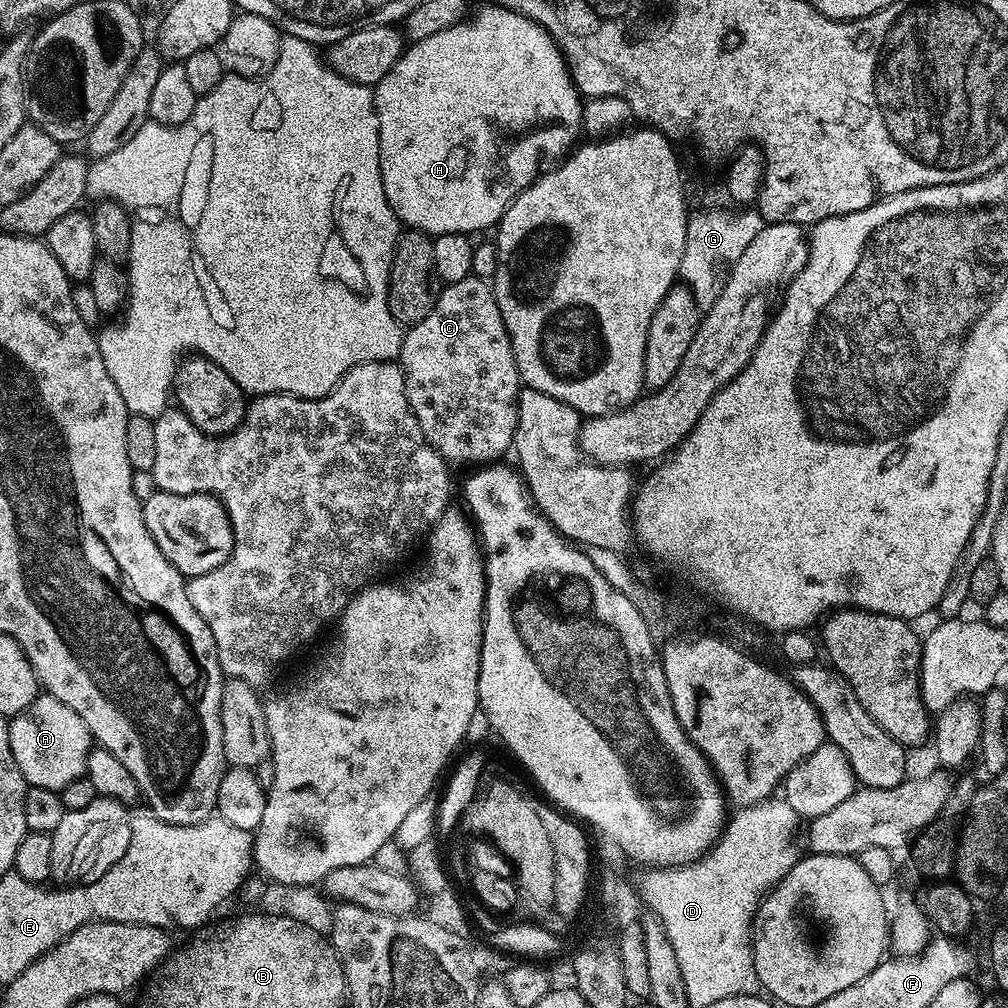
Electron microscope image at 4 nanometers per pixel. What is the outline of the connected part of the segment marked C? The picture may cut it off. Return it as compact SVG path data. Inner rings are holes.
M467 276L462 278L462 282L454 282L453 284L444 284L439 289L434 306L430 310L430 314L426 314L426 318L422 318L422 322L411 325L405 331L404 341L400 347L400 355L398 363L404 381L406 382L406 398L410 402L410 410L414 414L414 418L418 418L418 426L422 430L422 434L426 438L426 442L430 442L430 446L438 453L449 465L455 464L476 464L472 466L487 466L493 462L499 461L504 451L512 448L512 439L516 433L518 426L518 400L520 398L520 389L522 381L520 379L520 371L516 365L514 358L514 350L512 349L512 339L506 330L506 322L502 322L502 310L498 310L498 302L493 285L486 280L480 280L477 276Z

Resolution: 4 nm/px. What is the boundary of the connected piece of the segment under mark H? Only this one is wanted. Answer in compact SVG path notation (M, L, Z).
M499 6L486 9L478 20L470 20L455 24L430 38L409 43L397 64L374 85L376 117L380 127L382 190L386 190L386 198L401 225L418 232L427 232L433 238L455 232L473 234L472 232L480 232L483 228L495 229L504 216L504 211L512 204L512 199L531 186L532 181L541 175L540 163L543 160L559 161L577 143L576 135L581 135L582 132L582 97L573 85L564 55L560 53L559 46L552 41L552 35L520 12L512 12Z

